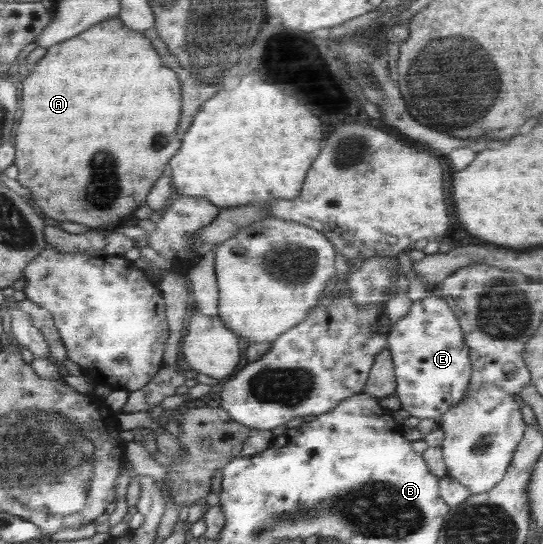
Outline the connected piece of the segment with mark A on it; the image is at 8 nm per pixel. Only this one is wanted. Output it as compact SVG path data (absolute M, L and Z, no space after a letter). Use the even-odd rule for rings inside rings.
M119 16L105 20L70 40L51 46L34 70L21 76L21 84L24 120L16 138L16 164L22 172L20 182L34 192L39 210L56 221L73 221L93 229L120 224L138 208L148 205L150 194L166 172L166 164L170 164L183 146L178 128L184 108L178 72L164 64L150 38L128 26Z

